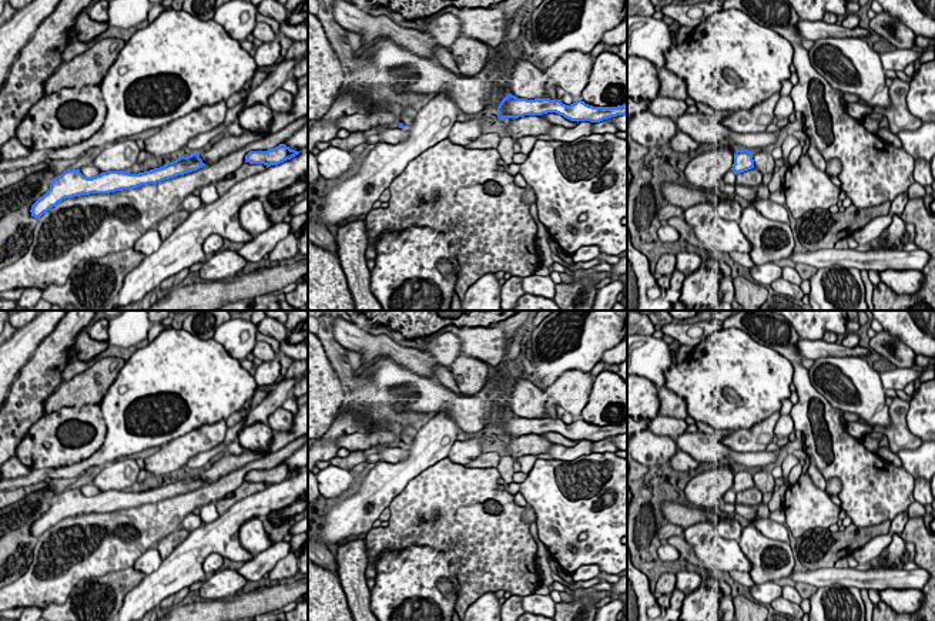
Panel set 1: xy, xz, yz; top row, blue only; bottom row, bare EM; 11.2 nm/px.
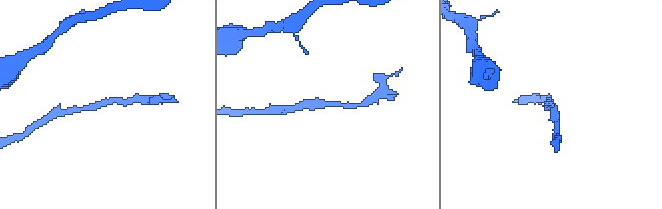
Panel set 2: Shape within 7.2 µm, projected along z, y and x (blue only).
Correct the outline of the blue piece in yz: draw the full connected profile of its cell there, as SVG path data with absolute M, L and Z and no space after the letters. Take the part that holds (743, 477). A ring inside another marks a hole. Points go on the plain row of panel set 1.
M737 469L734 473L733 490L734 493L740 493L754 487L753 470L748 469Z

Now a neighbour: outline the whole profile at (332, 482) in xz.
M332 464L322 470L315 470L315 476L321 497L326 499L329 503L342 494L352 493L359 479L356 473Z

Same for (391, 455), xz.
M385 447L378 452L373 457L375 460L386 461L386 463L399 463L409 456L409 450L403 447Z

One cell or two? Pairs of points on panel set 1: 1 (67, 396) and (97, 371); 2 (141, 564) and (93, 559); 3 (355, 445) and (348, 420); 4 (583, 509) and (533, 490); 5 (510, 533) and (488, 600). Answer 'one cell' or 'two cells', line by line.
1: one cell
2: two cells
3: two cells
4: one cell
5: two cells

